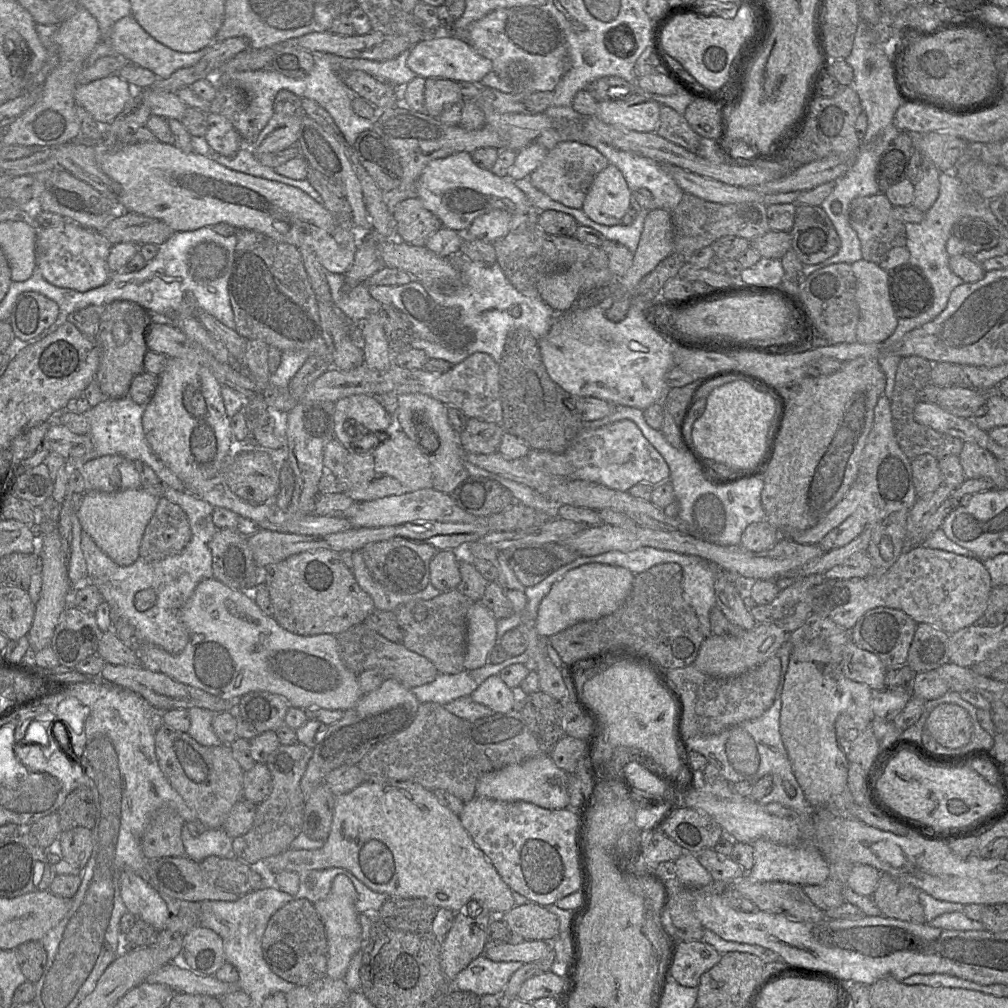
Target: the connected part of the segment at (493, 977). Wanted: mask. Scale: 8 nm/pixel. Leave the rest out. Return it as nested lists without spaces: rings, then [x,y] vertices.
[[[482,954],[456,975],[451,990],[470,991],[478,996],[501,995],[512,974],[522,965],[519,961],[494,962]]]

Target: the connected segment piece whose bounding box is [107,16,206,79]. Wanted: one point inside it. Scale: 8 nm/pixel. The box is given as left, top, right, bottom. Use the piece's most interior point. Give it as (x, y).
(127, 38)

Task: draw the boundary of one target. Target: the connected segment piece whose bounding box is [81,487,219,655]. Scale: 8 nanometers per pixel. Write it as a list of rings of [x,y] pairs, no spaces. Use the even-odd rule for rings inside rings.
[[[164,487],[163,497],[180,506],[188,517],[192,537],[187,546],[174,556],[166,557],[159,561],[147,562],[140,556],[129,566],[119,566],[114,563],[85,532],[82,533],[81,549],[87,566],[88,582],[95,585],[100,591],[104,601],[110,606],[112,629],[116,618],[125,618],[135,629],[137,639],[156,645],[172,655],[178,655],[183,651],[189,641],[189,632],[181,620],[181,610],[192,596],[197,585],[204,579],[213,577],[212,554],[209,542],[219,530],[212,521],[214,507],[187,491],[177,491],[170,487]],[[205,519],[205,527],[199,526],[198,521]]]

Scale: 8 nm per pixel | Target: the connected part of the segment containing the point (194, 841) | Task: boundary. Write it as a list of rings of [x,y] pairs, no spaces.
[[[182,826],[181,840],[185,848],[185,856],[200,862],[208,856],[232,857],[231,838],[222,828],[206,829],[199,836],[193,837],[186,826]]]

